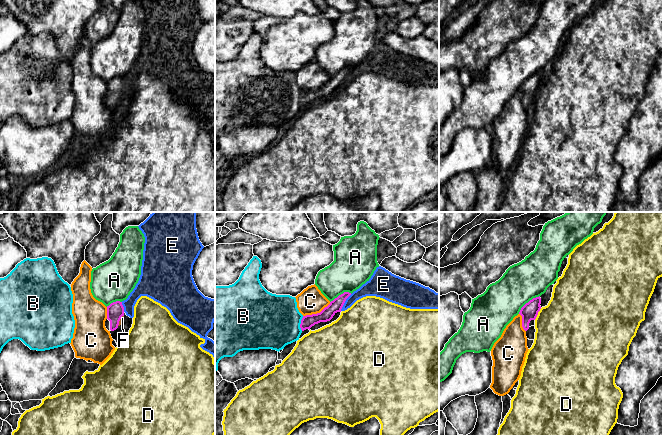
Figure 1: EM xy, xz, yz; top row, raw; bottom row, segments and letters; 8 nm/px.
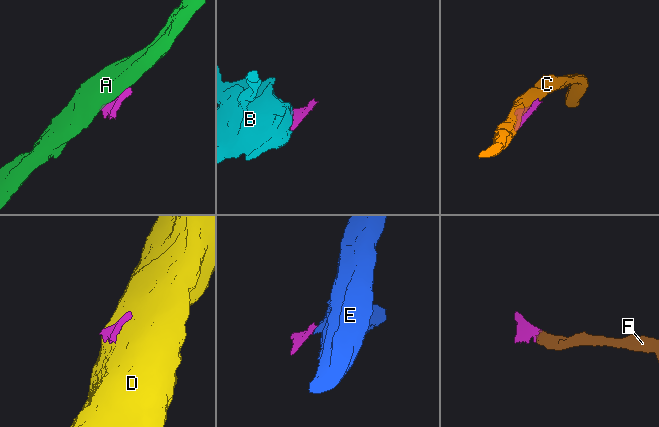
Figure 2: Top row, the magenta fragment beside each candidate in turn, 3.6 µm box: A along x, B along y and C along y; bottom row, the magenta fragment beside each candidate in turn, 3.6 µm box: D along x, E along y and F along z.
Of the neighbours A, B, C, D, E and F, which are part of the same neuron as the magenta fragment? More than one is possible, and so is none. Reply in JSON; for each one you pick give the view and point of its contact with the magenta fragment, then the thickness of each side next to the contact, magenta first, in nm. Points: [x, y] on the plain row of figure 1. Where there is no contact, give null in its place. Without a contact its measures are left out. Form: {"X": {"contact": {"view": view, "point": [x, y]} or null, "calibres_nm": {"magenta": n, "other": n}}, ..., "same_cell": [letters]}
{"B": {"contact": {"view": "xz", "point": [301, 99]}, "calibres_nm": {"magenta": 100, "other": 440}}, "F": {"contact": {"view": "xy", "point": [119, 96]}, "calibres_nm": {"magenta": 140, "other": 30}}, "same_cell": ["B", "F"]}

